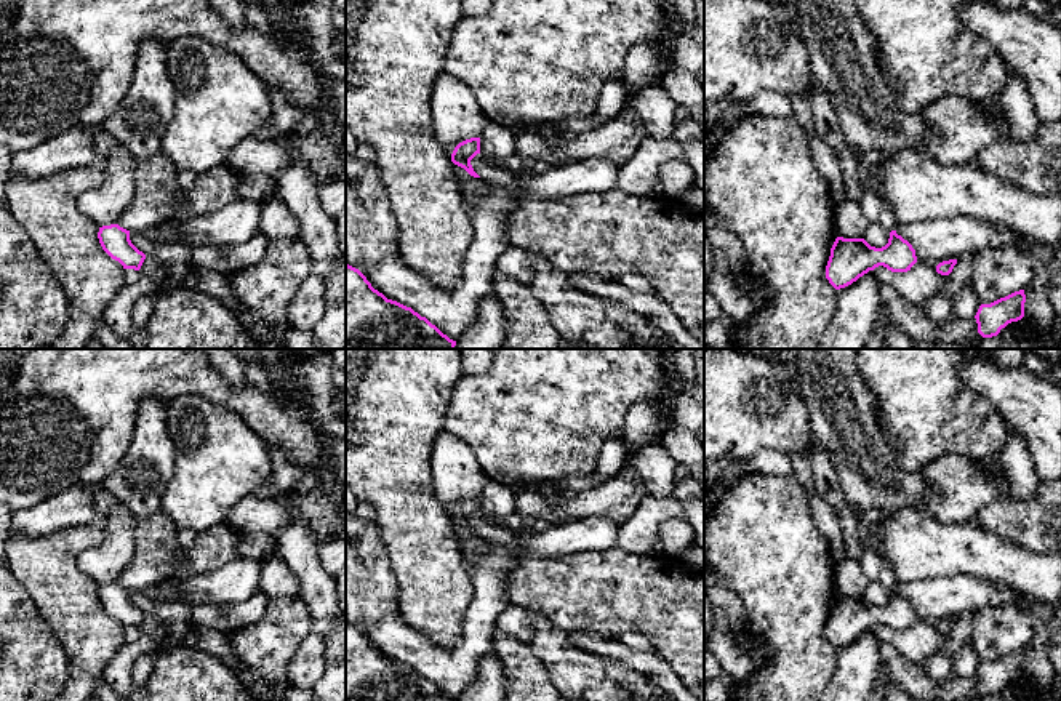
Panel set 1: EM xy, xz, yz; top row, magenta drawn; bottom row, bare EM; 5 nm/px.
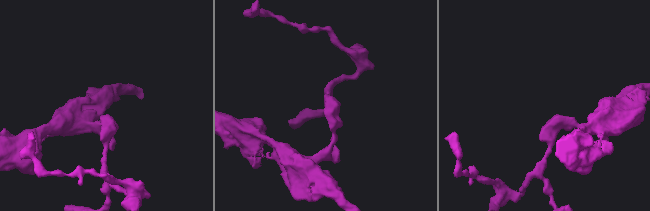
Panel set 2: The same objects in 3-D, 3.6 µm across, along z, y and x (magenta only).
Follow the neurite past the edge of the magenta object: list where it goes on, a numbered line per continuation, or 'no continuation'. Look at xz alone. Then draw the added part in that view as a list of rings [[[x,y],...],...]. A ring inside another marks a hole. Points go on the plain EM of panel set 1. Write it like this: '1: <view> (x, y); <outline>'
no continuation

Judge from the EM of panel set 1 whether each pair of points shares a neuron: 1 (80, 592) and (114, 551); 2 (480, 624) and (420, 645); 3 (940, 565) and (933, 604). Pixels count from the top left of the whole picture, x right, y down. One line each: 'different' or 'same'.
1: different
2: same
3: different

